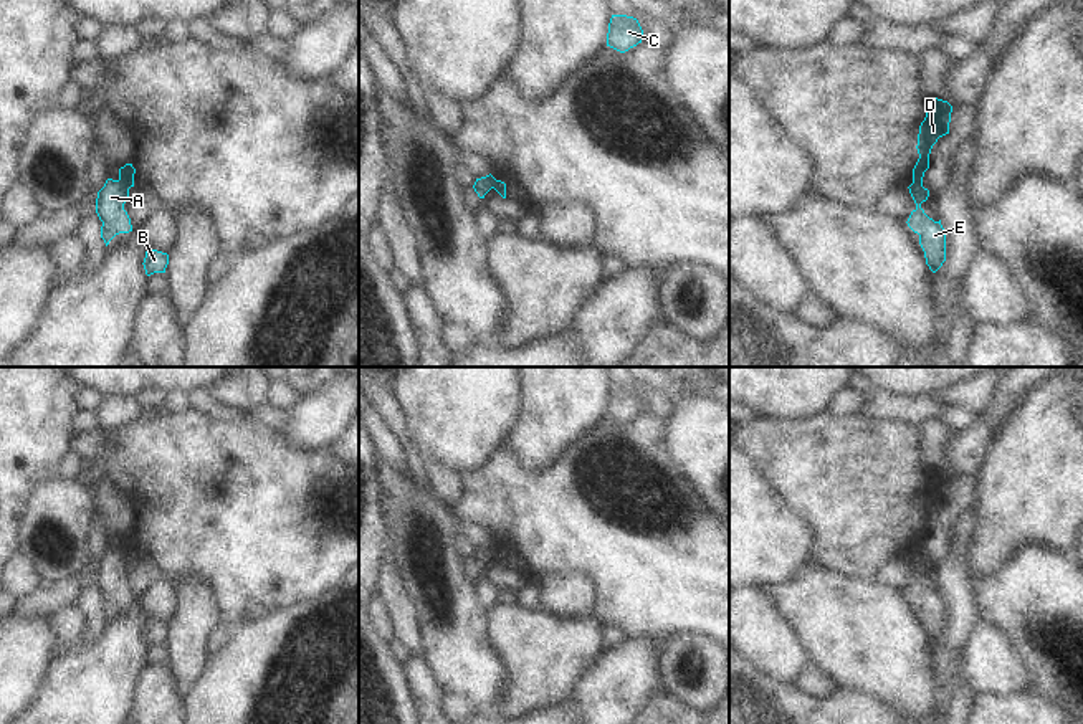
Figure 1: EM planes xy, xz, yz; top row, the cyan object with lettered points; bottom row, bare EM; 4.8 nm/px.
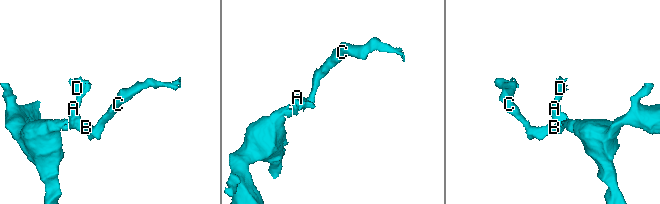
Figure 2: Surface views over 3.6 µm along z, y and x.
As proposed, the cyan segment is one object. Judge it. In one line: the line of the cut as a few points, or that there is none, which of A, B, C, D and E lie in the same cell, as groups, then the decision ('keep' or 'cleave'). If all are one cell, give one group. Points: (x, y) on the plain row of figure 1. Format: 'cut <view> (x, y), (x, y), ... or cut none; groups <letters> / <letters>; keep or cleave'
cut xy (119, 549), (129, 557); groups A B C E / D; cleave

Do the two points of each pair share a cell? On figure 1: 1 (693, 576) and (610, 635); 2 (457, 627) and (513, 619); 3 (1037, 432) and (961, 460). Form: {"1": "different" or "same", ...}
{"1": "different", "2": "different", "3": "different"}

